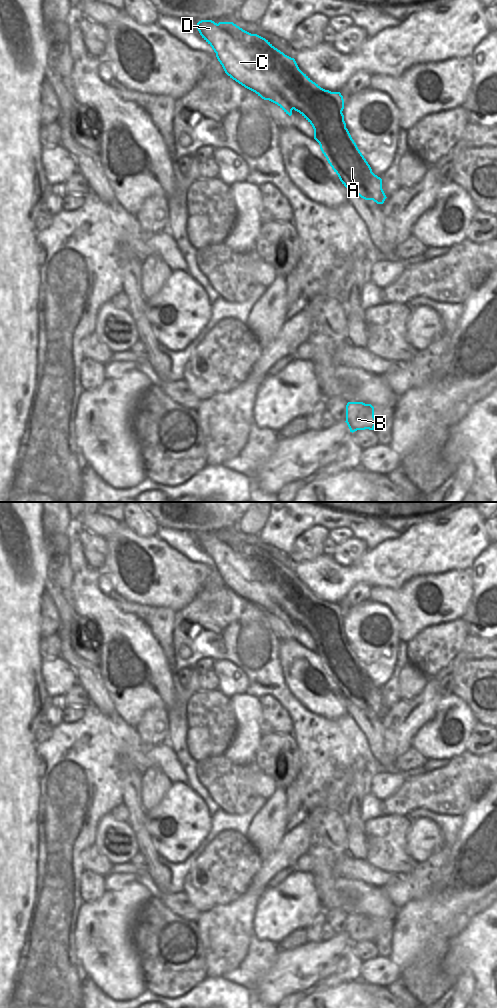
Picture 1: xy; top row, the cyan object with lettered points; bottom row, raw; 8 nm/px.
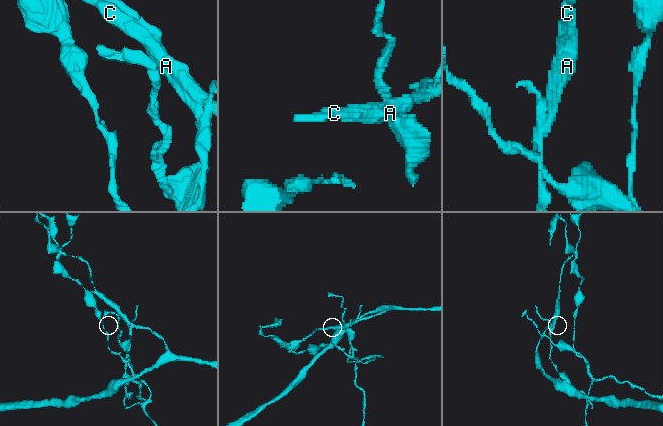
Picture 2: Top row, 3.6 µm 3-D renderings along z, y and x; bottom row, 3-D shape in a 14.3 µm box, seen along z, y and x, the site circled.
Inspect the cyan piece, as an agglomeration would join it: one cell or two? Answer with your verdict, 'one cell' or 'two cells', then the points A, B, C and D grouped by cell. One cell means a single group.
two cells; A B / C D

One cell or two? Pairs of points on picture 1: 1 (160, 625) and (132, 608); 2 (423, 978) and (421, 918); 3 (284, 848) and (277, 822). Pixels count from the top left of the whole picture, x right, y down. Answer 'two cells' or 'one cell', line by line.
1: one cell
2: one cell
3: two cells

